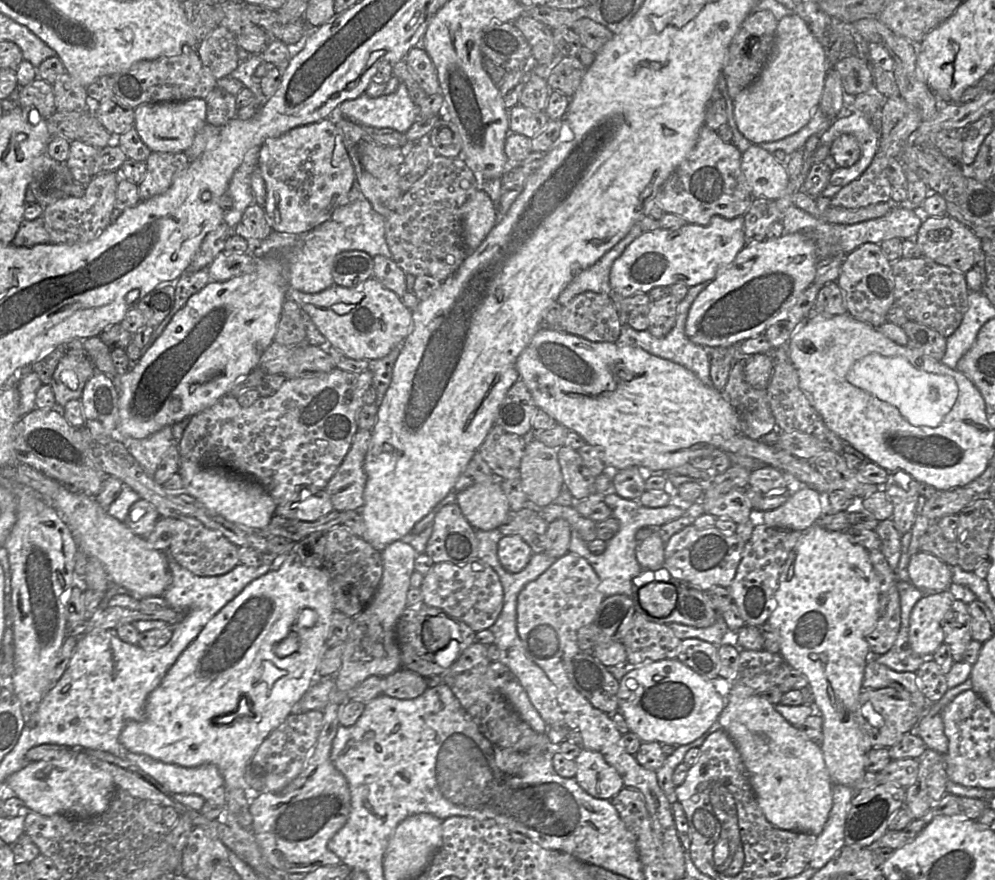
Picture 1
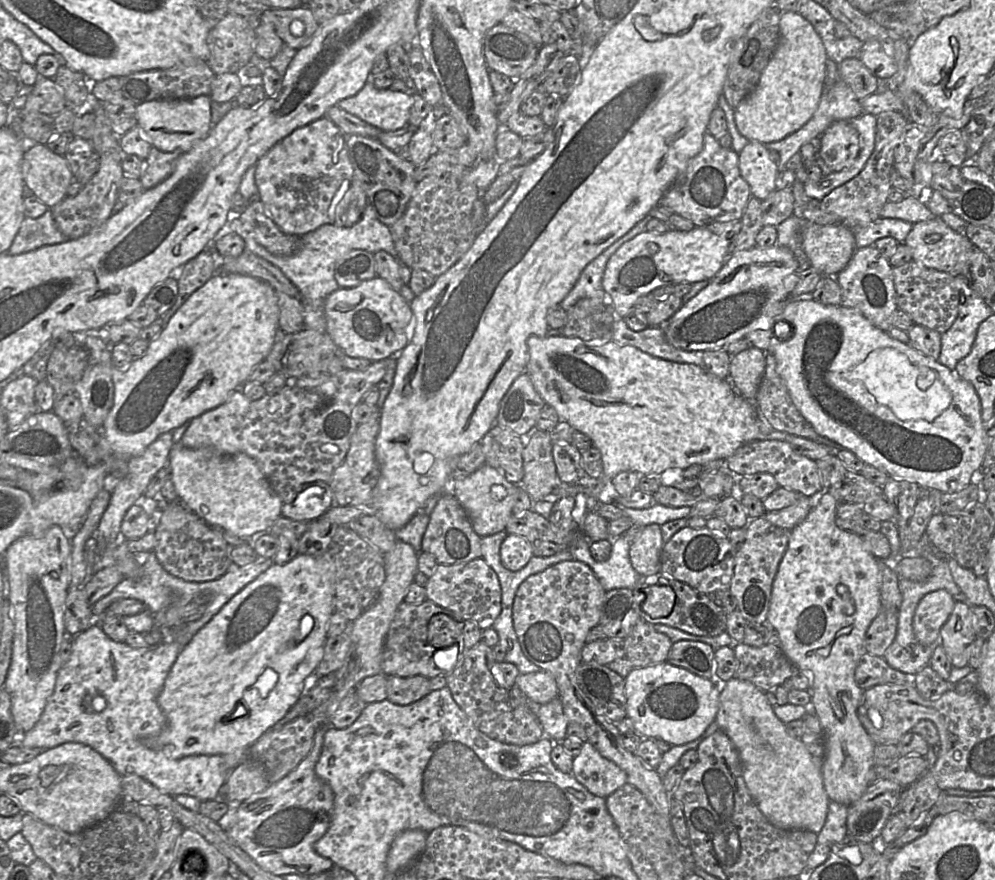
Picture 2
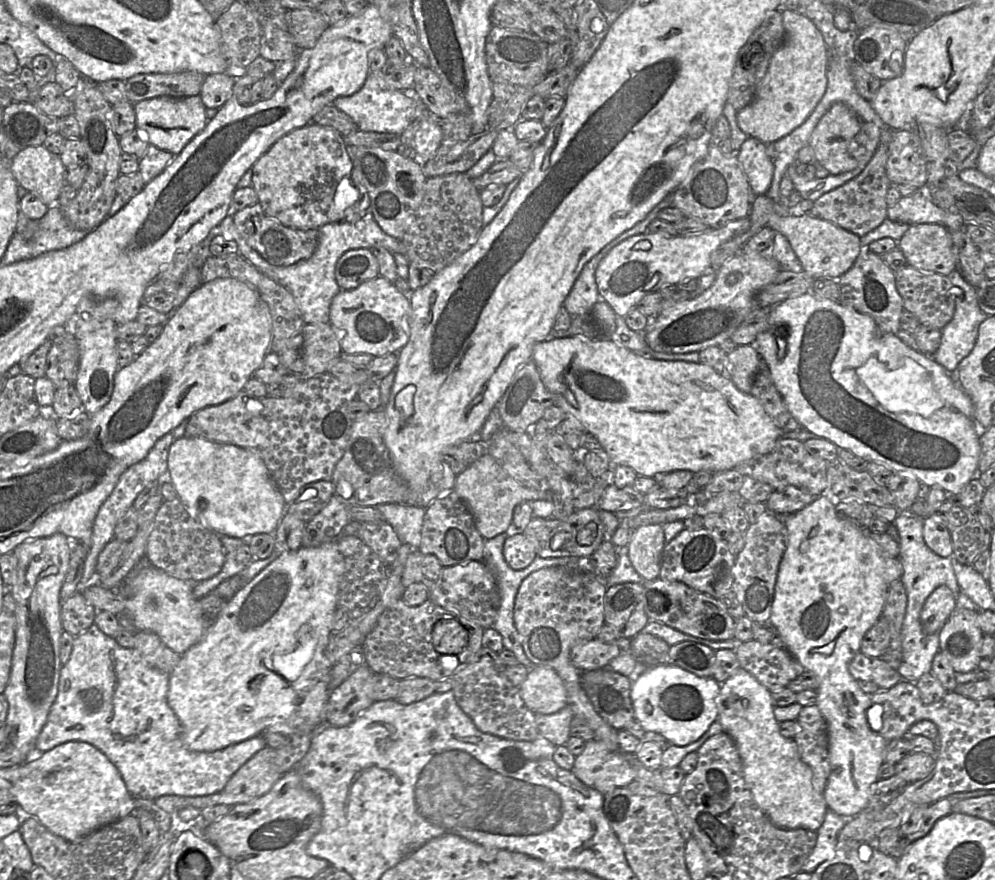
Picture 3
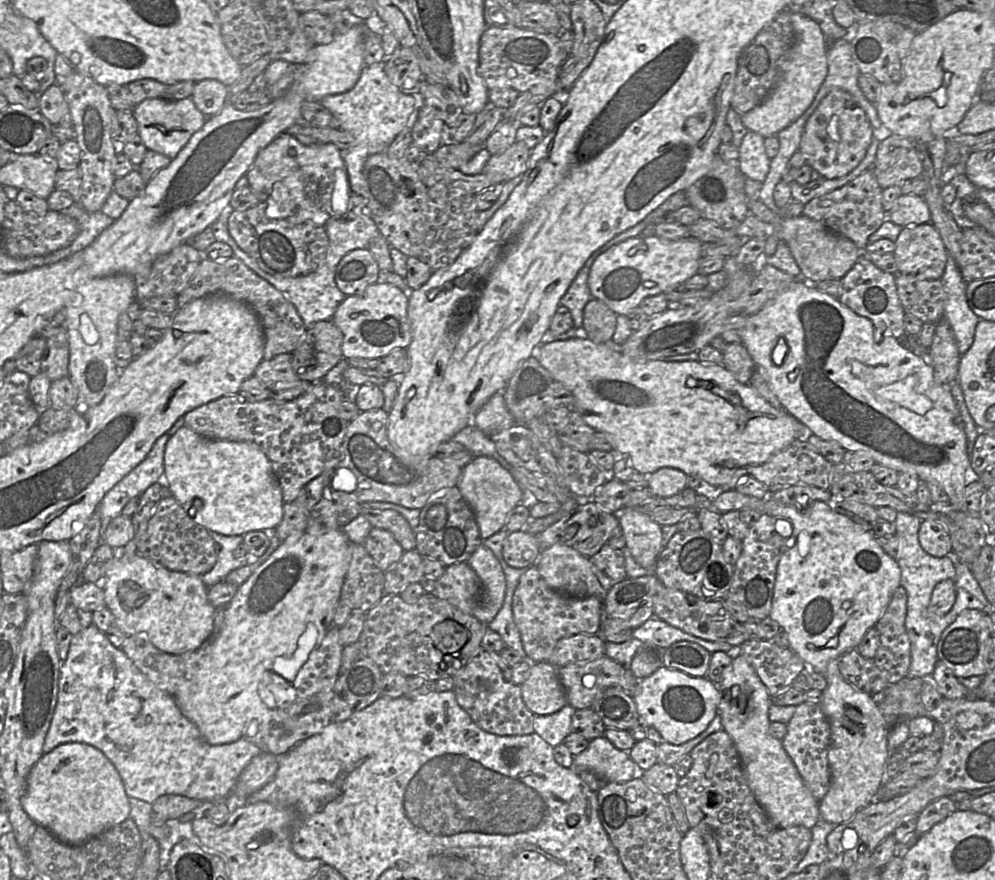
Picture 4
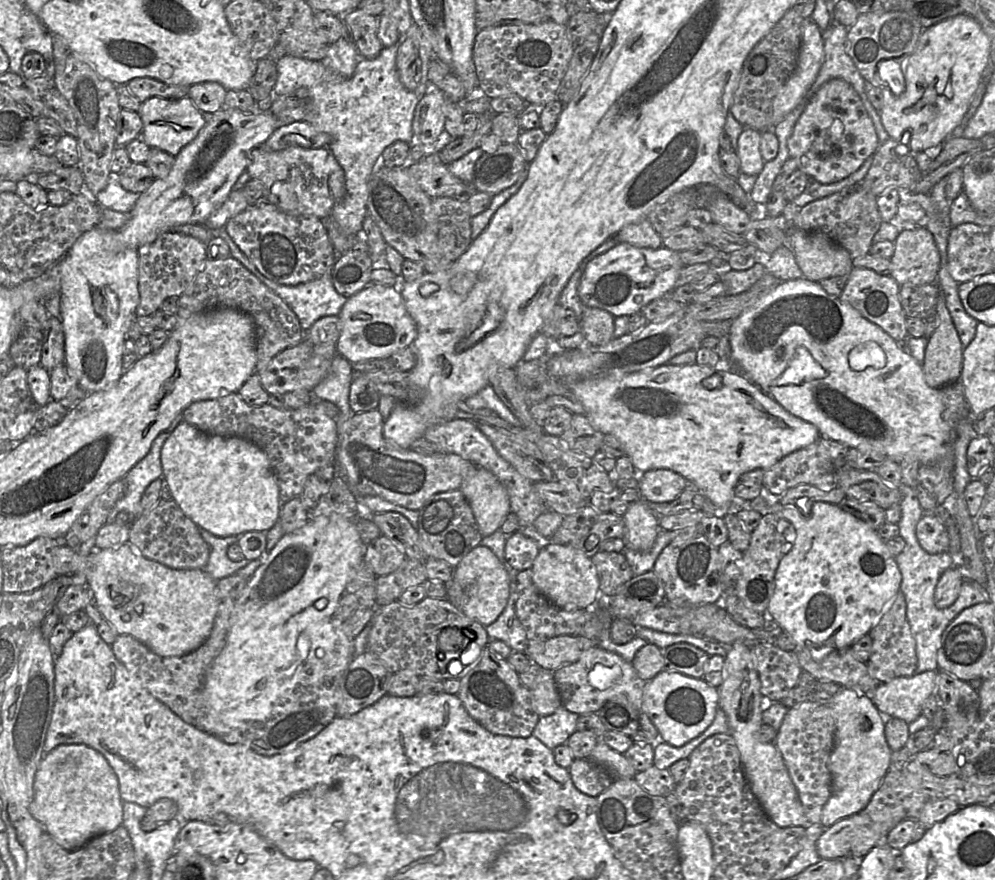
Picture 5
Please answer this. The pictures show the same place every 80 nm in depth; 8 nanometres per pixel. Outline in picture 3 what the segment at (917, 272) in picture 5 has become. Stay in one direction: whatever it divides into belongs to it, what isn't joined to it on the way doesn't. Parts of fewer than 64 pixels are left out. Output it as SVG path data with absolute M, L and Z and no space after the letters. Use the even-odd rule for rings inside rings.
M910 225L897 247L906 263L922 272L947 276L956 269L951 232L943 225Z

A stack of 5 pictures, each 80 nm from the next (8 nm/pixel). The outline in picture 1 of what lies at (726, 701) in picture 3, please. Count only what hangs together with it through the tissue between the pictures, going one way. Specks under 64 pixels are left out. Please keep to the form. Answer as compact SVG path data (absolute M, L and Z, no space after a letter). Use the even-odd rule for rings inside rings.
M732 685L717 721L737 747L766 819L783 830L818 836L832 809L833 789L821 743L808 738L781 716L765 697L744 685Z

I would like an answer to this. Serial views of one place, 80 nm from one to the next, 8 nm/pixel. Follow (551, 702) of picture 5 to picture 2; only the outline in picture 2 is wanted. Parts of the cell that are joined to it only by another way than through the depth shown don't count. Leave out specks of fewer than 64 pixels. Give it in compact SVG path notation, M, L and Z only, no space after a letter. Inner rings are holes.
M539 670L528 674L520 674L516 686L528 700L545 704L558 697L558 687L552 674Z

